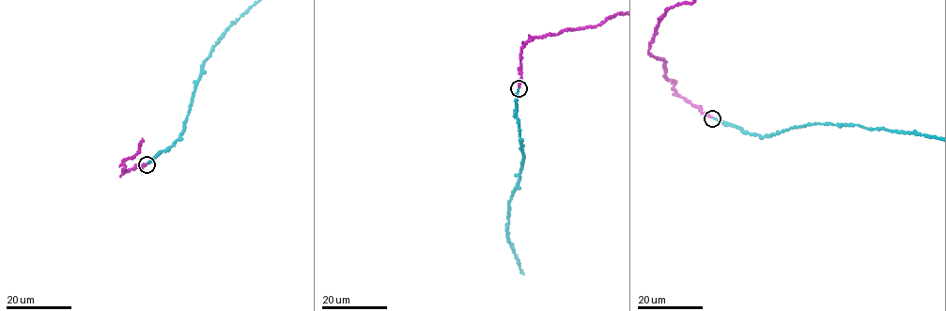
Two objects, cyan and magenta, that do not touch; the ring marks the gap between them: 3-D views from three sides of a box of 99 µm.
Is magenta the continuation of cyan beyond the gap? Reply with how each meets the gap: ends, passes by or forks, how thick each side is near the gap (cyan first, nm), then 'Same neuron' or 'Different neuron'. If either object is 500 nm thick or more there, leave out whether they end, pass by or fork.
At the ring cyan ends. At the ring magenta ends. Thickness 240 nm (cyan) against 240 nm. Same neuron

